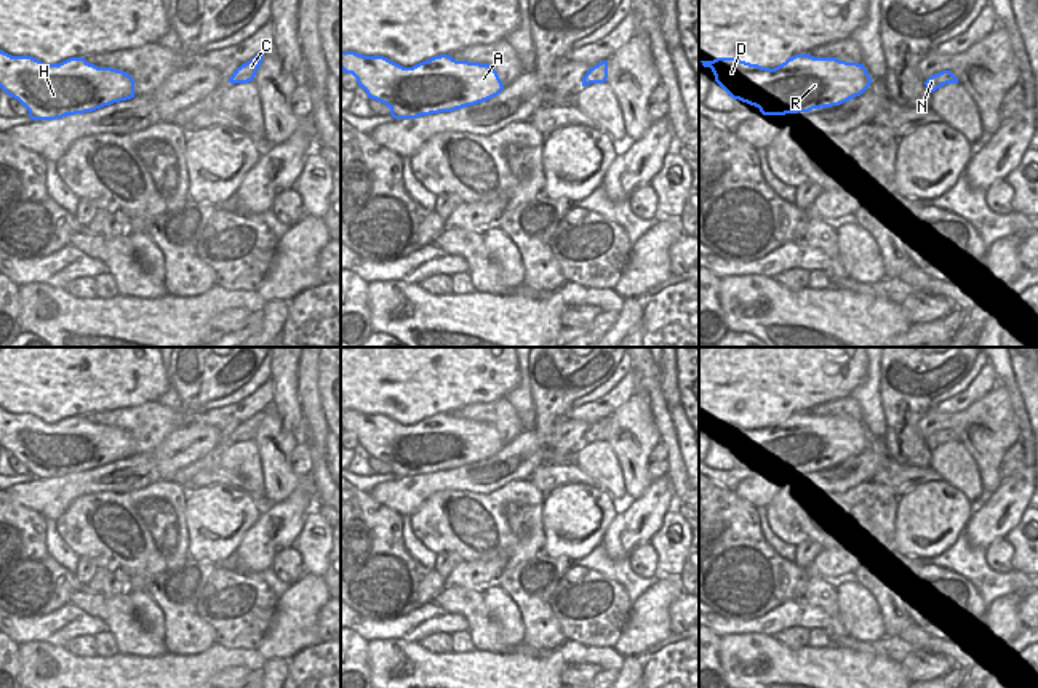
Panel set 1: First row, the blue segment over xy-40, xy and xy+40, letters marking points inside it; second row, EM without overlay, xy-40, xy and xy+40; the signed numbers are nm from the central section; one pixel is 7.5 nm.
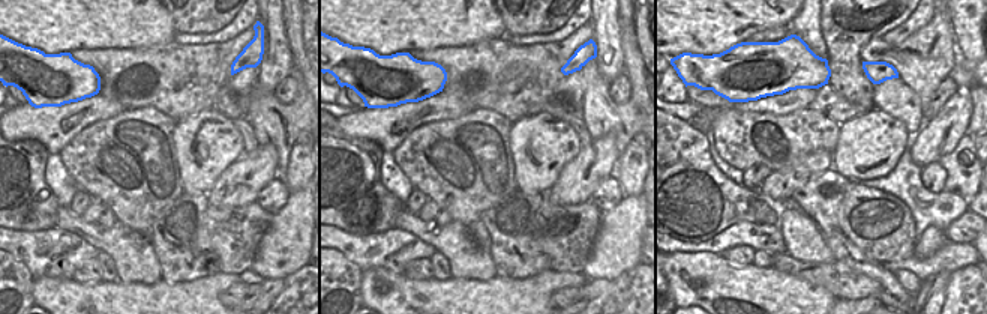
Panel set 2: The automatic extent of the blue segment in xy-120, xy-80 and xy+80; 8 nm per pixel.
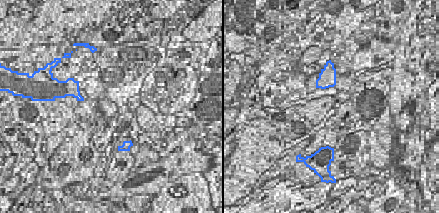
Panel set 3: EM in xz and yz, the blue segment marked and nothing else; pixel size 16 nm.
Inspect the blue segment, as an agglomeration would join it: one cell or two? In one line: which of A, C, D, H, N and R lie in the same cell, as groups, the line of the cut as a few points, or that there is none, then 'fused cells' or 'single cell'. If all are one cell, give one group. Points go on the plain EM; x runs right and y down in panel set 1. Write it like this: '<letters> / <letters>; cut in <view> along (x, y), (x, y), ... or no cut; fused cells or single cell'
A C D H N R; no cut; single cell

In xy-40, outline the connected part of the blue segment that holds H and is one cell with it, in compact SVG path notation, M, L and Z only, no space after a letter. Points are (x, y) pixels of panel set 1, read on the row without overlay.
M0 408L0 446L18 458L32 478L56 478L134 456L134 438L123 429L98 426L85 416L43 422Z

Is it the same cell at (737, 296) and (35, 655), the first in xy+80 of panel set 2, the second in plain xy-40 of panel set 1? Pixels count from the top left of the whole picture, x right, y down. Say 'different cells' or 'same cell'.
same cell

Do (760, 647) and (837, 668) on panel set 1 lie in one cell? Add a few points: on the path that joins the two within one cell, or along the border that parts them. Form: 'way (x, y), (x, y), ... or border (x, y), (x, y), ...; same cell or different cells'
way (779, 666), (818, 668); same cell

